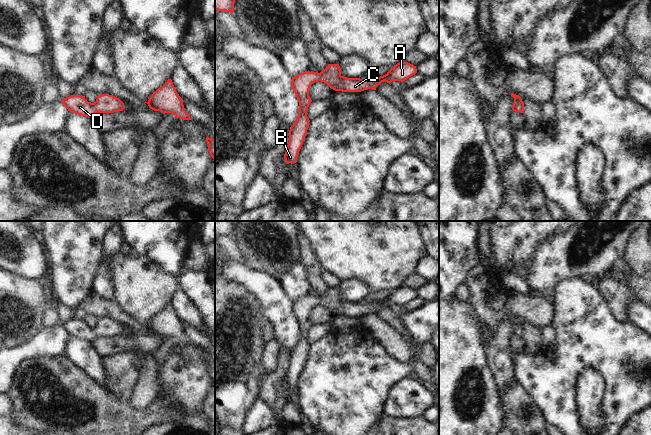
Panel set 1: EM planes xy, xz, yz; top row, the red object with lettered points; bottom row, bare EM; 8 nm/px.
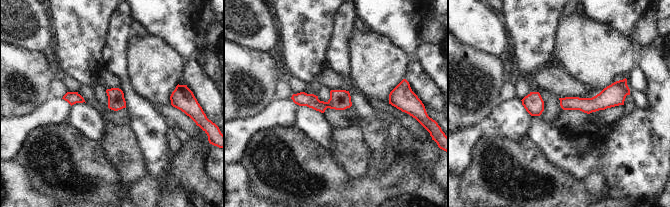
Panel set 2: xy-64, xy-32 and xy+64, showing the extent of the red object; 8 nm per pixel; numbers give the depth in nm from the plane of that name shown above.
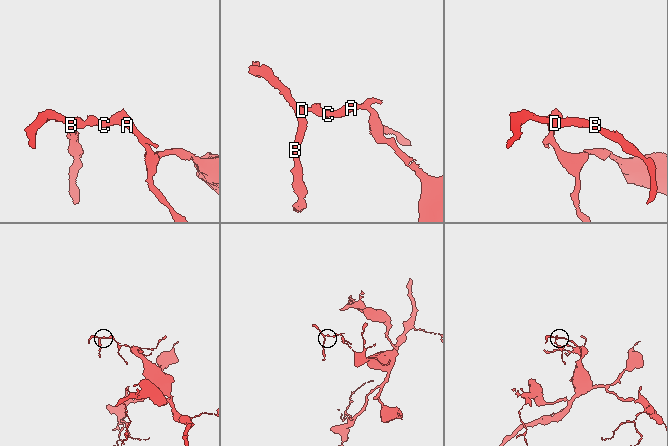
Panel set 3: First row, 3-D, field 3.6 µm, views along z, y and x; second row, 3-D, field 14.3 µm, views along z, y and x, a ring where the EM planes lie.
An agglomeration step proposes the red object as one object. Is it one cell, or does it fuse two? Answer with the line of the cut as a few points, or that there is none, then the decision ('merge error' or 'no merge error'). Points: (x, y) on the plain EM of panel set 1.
no cut; no merge error

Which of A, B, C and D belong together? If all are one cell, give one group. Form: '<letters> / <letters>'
A B C D

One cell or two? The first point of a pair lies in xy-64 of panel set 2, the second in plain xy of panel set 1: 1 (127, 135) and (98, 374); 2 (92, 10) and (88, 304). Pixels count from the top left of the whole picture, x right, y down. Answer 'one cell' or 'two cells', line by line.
1: two cells
2: two cells

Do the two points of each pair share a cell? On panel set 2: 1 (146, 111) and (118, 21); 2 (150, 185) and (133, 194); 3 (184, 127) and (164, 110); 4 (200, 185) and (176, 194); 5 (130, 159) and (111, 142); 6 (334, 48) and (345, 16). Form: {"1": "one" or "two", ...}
{"1": "one", "2": "one", "3": "one", "4": "two", "5": "one", "6": "one"}

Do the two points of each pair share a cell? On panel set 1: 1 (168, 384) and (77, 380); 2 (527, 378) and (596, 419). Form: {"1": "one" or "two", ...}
{"1": "two", "2": "two"}

